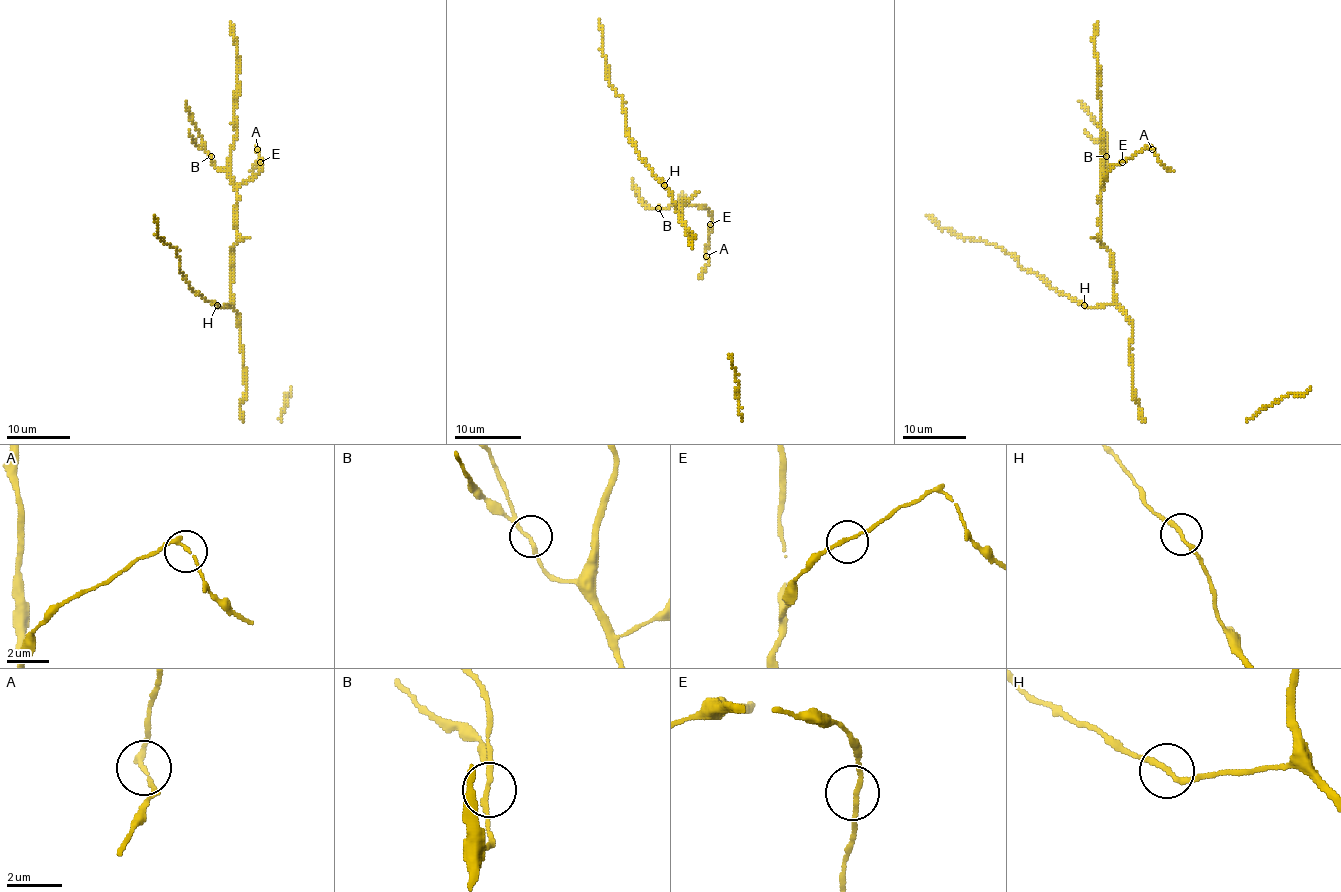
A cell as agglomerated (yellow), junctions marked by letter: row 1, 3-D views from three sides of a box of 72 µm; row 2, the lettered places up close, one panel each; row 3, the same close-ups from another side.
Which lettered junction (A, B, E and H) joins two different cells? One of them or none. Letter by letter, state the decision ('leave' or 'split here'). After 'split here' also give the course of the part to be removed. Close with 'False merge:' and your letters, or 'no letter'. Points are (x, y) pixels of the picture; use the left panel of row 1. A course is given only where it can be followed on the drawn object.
A: leave
B: leave
E: leave
H: leave
False merge: no letter

